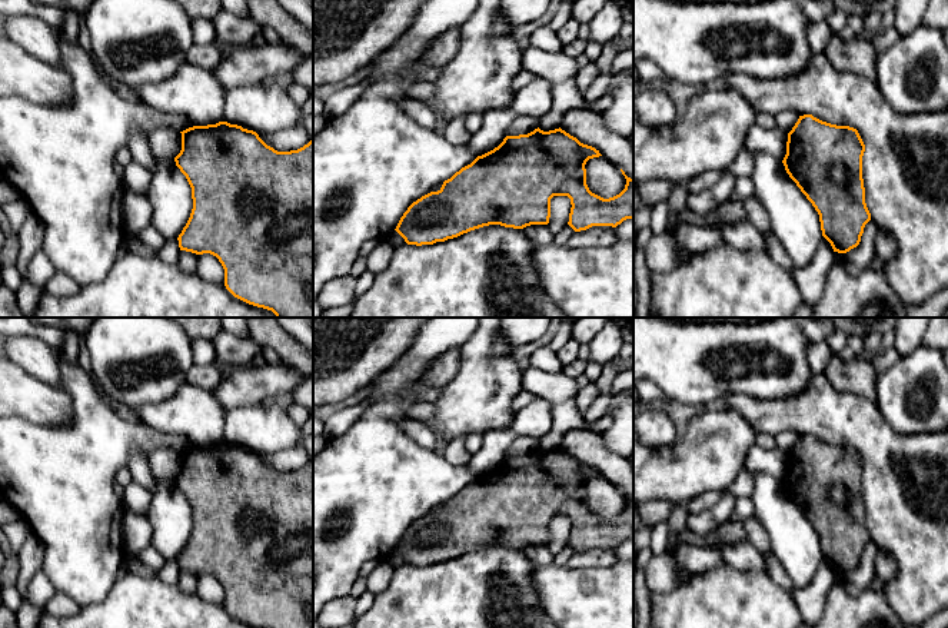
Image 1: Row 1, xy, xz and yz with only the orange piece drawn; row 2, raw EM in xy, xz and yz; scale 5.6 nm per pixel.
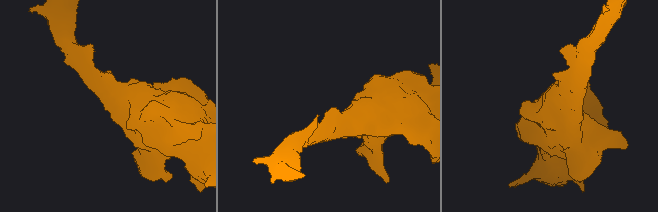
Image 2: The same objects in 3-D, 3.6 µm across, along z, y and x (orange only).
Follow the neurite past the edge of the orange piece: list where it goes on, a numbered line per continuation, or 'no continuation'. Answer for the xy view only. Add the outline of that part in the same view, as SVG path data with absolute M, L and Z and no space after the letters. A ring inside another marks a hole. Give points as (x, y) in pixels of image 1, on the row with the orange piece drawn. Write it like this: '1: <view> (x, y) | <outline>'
1: xy (165, 143) | M156 129L149 133L149 146L156 160L174 159L182 150L182 133L179 129Z

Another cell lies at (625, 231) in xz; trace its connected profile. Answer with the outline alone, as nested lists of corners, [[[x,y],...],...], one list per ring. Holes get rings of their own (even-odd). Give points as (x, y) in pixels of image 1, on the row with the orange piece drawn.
[[[626,219],[615,227],[619,242],[633,242],[633,219]]]

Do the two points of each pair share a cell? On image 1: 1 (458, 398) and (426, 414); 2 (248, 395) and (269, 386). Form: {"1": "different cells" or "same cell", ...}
{"1": "different cells", "2": "same cell"}

